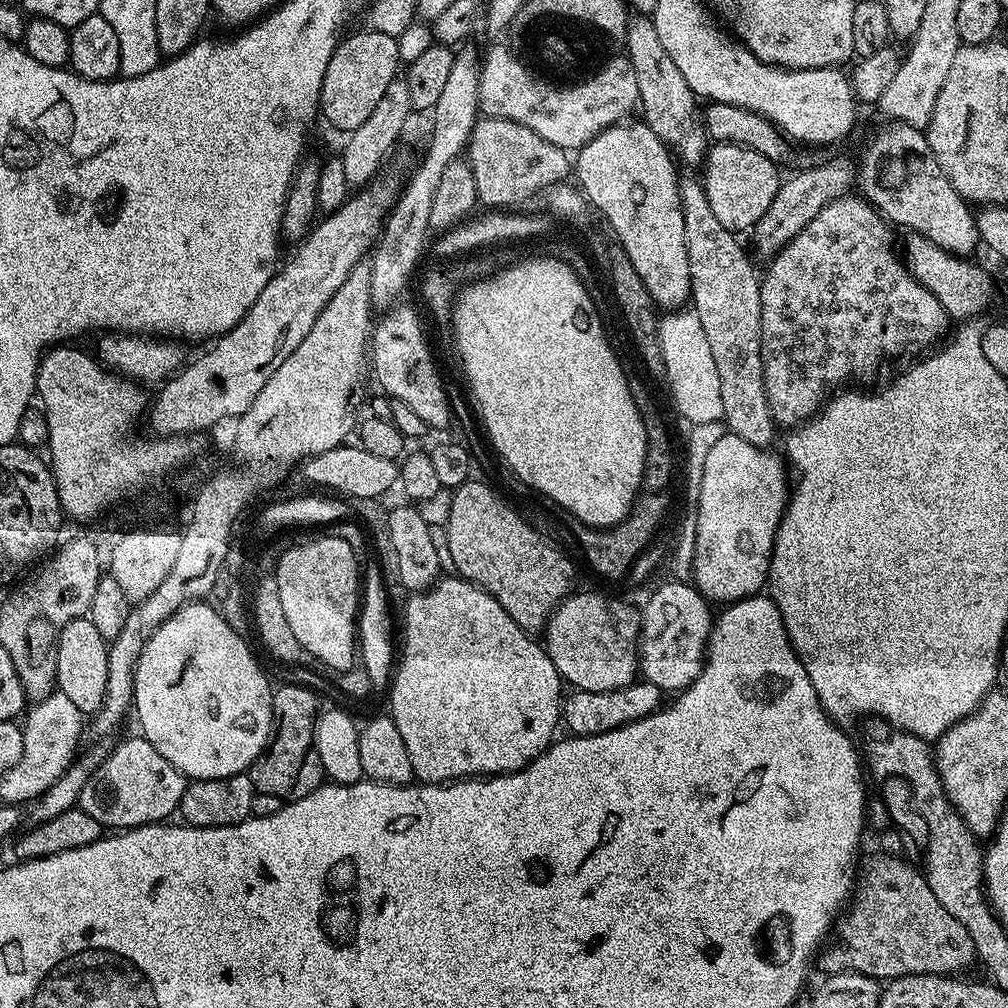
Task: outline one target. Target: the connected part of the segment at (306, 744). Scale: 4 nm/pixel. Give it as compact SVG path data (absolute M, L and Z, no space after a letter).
M276 684L272 690L272 719L274 731L268 738L264 752L247 771L257 792L274 794L286 802L306 798L325 779L324 771L314 746L314 726L318 707L316 696L300 684Z

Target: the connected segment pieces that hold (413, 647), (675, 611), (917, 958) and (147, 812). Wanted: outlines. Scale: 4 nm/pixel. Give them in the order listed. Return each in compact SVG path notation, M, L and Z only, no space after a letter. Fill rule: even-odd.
M455 574L445 575L437 579L430 588L407 597L408 605L404 608L404 653L398 656L398 667L391 677L392 709L390 715L394 726L398 726L398 734L402 734L402 742L406 742L406 751L410 754L410 766L413 777L425 784L447 784L454 780L479 778L505 772L517 772L526 767L531 760L538 758L553 743L557 735L556 723L562 720L562 681L554 662L550 662L548 651L539 639L531 640L529 633L502 610L502 606L486 590L477 584L471 584Z
M672 580L654 589L648 605L643 605L638 672L643 679L658 686L661 693L683 692L704 669L714 623L714 612L708 608L711 607L704 595L691 583L683 584L680 580Z
M872 856L865 864L863 861L850 903L838 920L840 936L844 939L843 967L881 982L902 975L963 973L963 968L975 965L978 960L974 938L938 902L923 871L905 860L896 856Z
M135 734L113 747L107 758L90 774L82 786L79 807L94 822L108 830L137 828L143 824L158 824L169 819L182 802L186 777L173 764L166 762L143 735Z

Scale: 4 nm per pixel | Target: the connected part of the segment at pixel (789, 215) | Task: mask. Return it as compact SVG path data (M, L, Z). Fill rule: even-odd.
M828 160L817 168L804 168L792 177L785 179L780 185L778 194L774 194L774 202L764 212L764 216L753 226L750 236L754 240L755 250L765 258L776 255L780 249L791 242L803 228L811 222L830 202L845 195L848 188L857 179L858 172L844 160Z

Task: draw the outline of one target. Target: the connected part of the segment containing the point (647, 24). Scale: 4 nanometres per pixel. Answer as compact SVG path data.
M633 15L628 21L628 28L622 37L626 58L634 70L634 78L638 82L638 104L644 108L643 123L647 124L663 144L668 145L675 159L681 165L705 163L709 152L710 141L708 132L704 129L702 108L696 97L686 86L686 78L682 78L682 70L666 54L666 46L658 42L658 30L654 26L651 15Z

